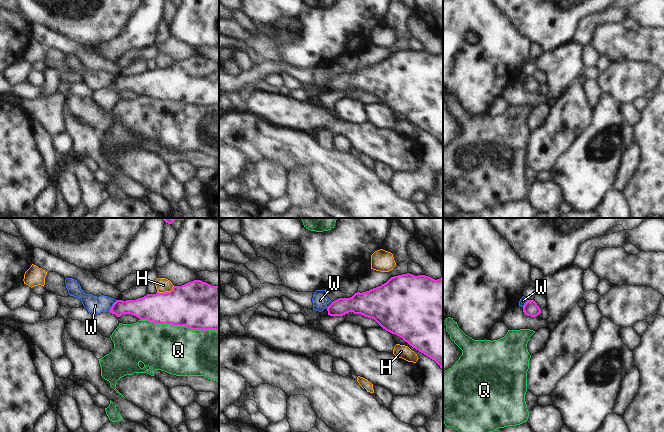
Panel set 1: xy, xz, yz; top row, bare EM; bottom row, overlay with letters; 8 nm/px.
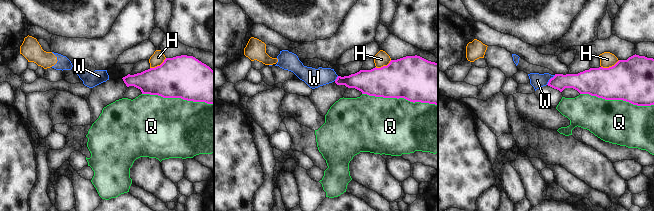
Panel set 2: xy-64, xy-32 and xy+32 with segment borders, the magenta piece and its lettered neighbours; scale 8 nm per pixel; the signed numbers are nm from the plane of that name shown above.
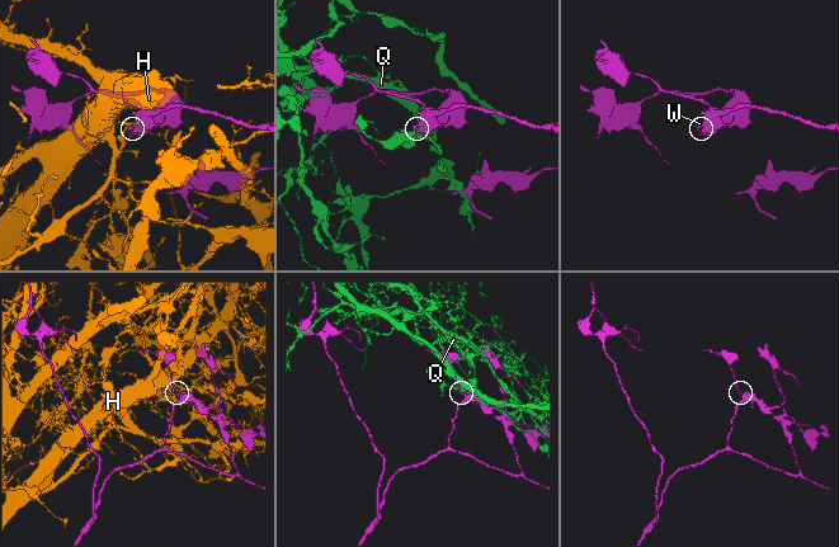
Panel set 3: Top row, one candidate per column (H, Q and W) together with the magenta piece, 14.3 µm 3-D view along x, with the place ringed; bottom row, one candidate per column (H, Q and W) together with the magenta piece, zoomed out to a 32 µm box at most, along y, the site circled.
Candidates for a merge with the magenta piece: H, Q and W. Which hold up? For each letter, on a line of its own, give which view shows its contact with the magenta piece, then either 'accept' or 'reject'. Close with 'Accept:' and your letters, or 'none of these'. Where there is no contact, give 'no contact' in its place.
H: xy | reject
Q: xy | reject
W: xy | reject
Accept: none of these

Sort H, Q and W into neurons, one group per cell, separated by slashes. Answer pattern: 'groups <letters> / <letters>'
groups H W / Q

